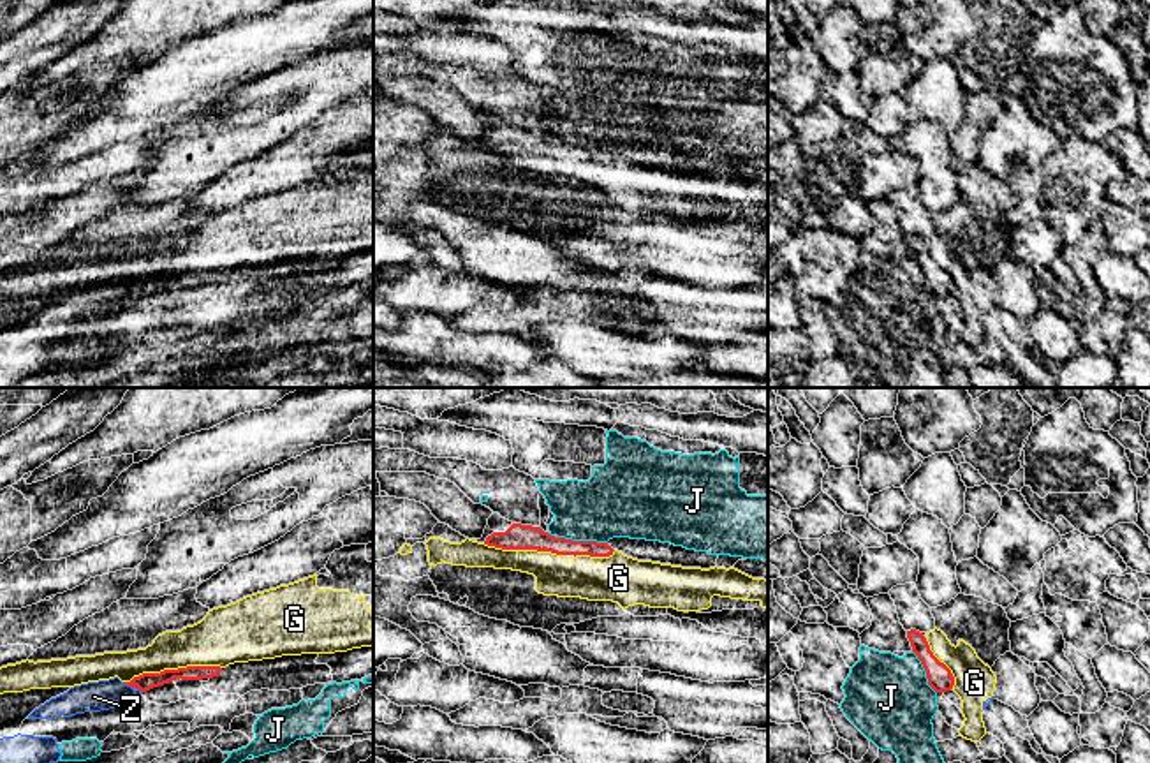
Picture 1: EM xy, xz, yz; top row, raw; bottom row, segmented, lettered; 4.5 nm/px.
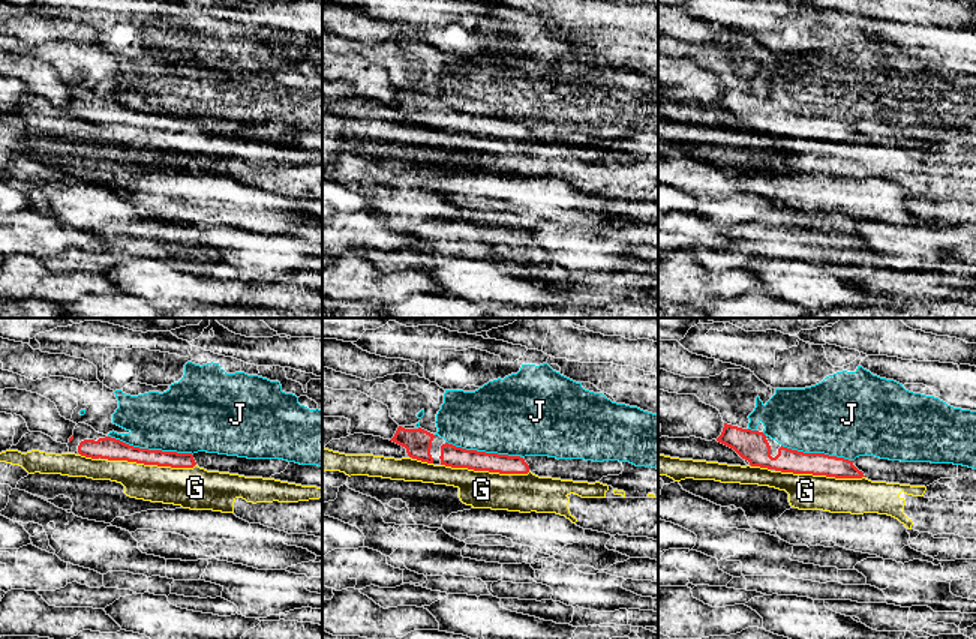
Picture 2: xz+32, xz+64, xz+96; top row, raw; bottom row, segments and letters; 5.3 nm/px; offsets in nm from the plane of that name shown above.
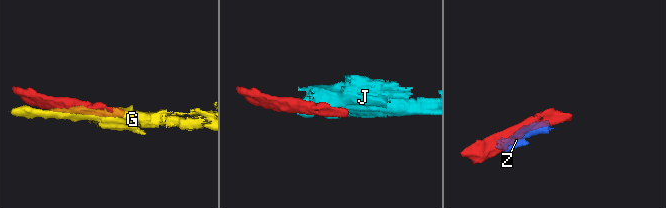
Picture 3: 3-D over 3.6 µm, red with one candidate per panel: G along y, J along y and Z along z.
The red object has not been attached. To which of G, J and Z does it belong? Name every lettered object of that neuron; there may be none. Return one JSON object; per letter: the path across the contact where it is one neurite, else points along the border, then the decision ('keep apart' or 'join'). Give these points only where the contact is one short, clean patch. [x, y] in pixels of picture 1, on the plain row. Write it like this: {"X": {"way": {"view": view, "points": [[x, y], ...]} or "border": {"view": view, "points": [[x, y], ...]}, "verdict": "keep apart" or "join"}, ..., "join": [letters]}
{"G": {"verdict": "join"}, "J": {"verdict": "keep apart"}, "Z": {"verdict": "keep apart"}, "join": ["G"]}

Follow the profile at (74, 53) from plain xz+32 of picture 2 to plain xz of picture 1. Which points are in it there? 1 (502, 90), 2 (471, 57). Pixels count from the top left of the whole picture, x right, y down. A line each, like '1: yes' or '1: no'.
1: yes
2: no

